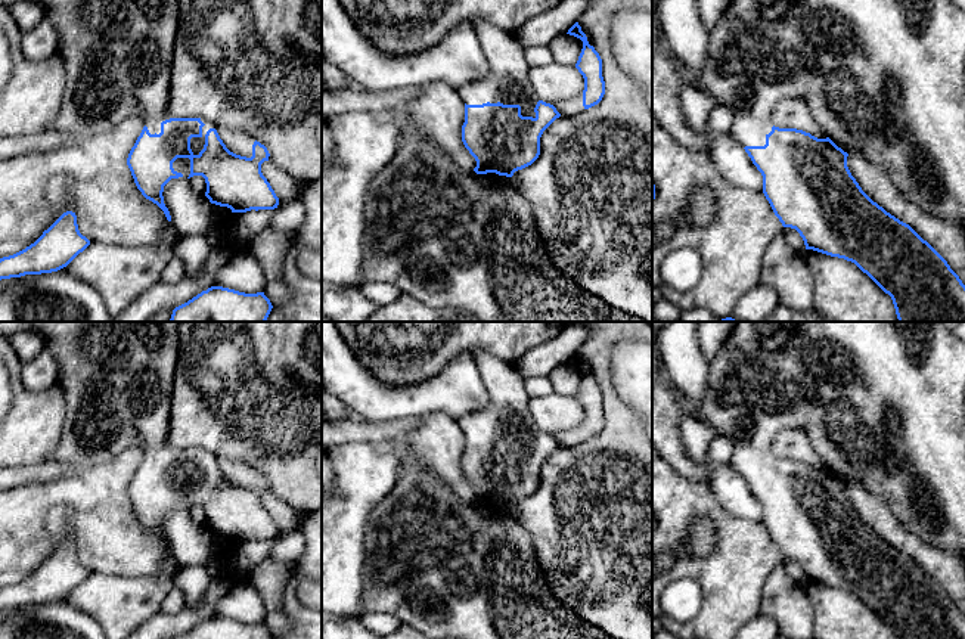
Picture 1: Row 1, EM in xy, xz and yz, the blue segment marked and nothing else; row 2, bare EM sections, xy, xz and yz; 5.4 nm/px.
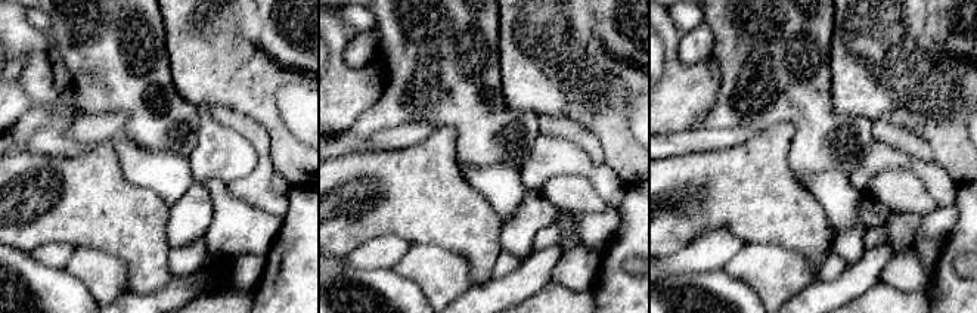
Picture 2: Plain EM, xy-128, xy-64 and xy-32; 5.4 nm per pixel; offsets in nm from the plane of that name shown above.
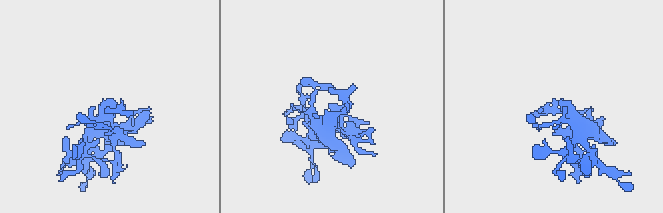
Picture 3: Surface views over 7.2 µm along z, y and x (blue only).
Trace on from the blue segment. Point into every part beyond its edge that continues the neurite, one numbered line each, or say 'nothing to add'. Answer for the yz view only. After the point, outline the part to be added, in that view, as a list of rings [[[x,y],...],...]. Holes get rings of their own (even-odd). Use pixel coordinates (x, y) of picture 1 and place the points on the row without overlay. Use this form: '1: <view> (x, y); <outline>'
1: yz (883, 403); [[[736,322],[708,363],[708,382],[699,412],[720,435],[733,443],[727,465],[744,478],[766,475],[766,466],[773,457],[772,441],[782,429],[803,429],[813,450],[838,478],[884,500],[916,539],[949,550],[955,561],[965,564],[965,341],[941,322]]]

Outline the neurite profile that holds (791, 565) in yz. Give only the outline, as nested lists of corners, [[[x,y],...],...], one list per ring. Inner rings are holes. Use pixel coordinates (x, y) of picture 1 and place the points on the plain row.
[[[785,558],[784,568],[794,581],[806,581],[804,571],[795,559]]]

